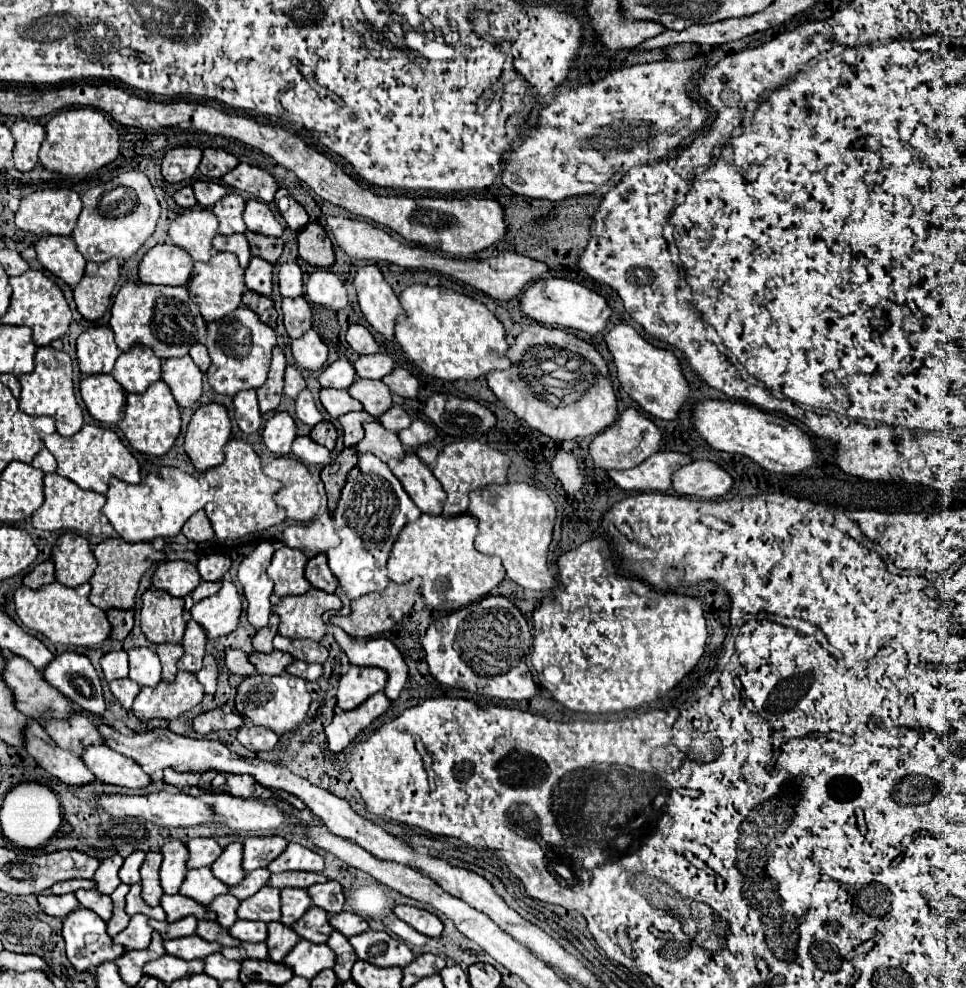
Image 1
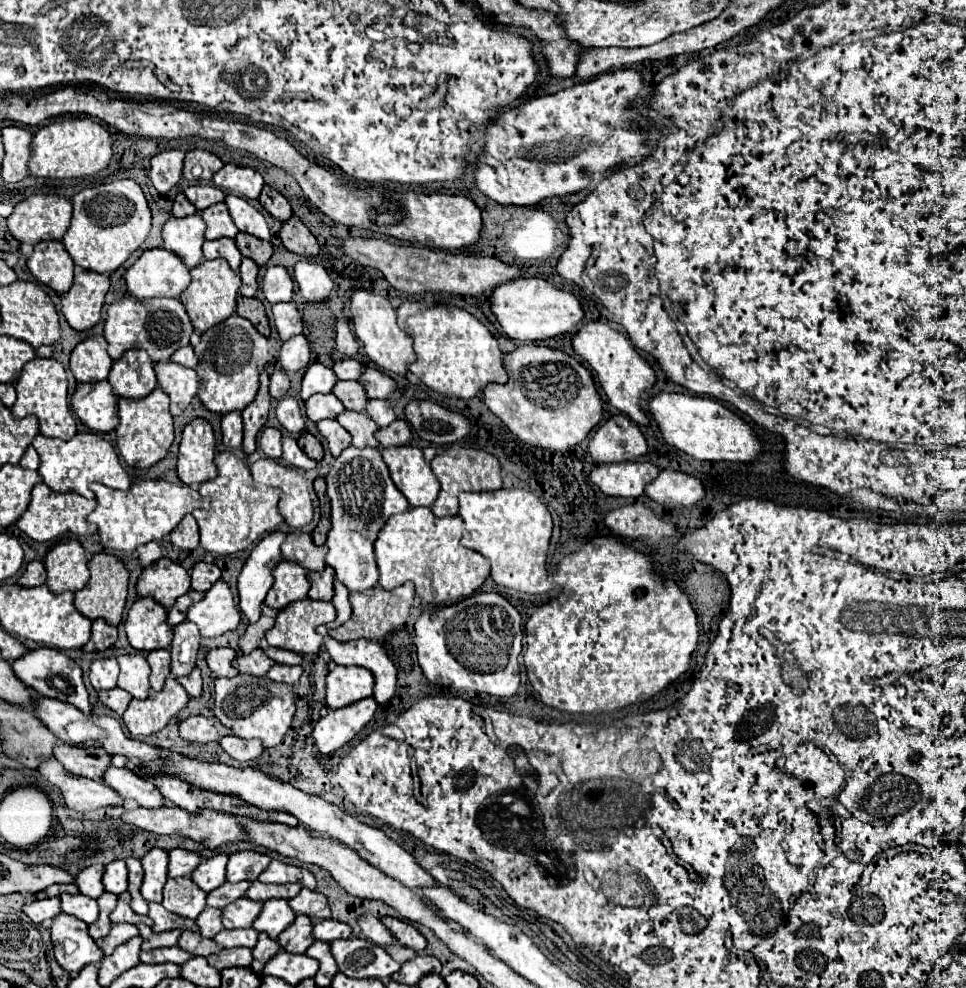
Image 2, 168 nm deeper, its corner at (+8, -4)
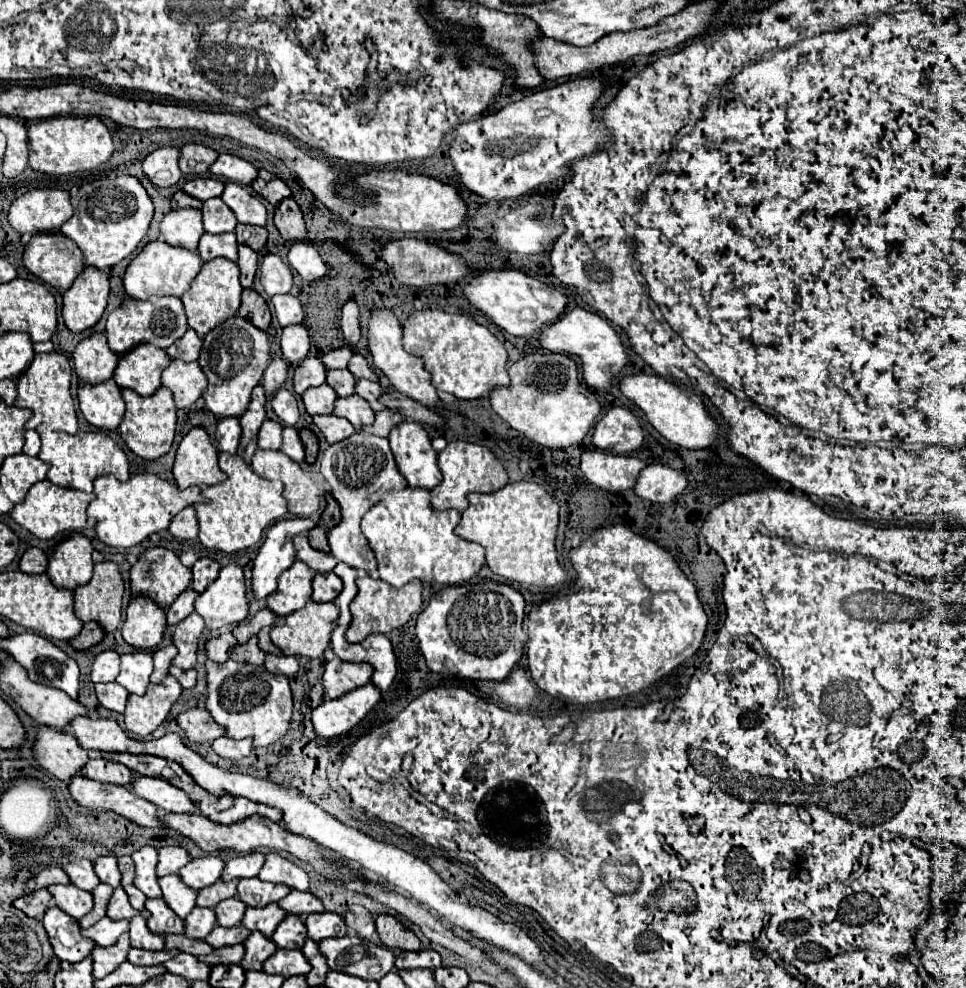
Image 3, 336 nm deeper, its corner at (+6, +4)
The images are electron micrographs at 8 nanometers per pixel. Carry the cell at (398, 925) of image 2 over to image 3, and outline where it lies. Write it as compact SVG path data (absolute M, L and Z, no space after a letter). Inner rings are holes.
M381 914L375 918L375 926L377 926L377 934L381 940L381 946L385 948L399 948L399 950L413 950L417 952L421 942L419 938L403 928L403 924L399 924L393 916L389 914Z

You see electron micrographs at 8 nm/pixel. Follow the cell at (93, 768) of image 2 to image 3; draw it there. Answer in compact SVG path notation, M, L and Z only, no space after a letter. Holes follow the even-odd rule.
M103 758L89 760L83 770L85 770L87 778L91 778L91 780L123 786L127 790L129 790L129 782L133 782L133 778L137 778L137 774L133 774L127 766L123 766L119 762L107 762Z

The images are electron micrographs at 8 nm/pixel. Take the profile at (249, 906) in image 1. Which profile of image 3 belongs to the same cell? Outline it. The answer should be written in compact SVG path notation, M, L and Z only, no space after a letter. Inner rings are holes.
M227 898L225 902L219 902L219 904L215 906L217 924L219 924L219 926L225 926L225 928L239 926L245 910L247 910L247 906L245 906L239 898Z

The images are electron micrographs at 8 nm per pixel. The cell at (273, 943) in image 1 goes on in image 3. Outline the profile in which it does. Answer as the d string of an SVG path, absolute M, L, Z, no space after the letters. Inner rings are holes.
M251 932L251 936L243 944L245 944L245 958L241 960L241 966L245 970L261 970L263 962L277 950L277 946L259 932Z

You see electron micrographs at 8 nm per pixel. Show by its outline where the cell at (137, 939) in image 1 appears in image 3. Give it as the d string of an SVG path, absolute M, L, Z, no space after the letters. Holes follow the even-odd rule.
M101 918L101 922L97 922L97 926L91 926L87 930L83 930L81 934L85 938L91 938L97 946L113 946L117 942L117 938L129 930L129 920L111 920L111 918Z

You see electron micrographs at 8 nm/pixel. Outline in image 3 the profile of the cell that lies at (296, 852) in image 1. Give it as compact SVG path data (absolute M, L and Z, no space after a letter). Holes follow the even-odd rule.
M275 852L267 854L265 866L261 868L257 878L263 880L263 882L285 884L285 886L289 886L293 890L299 890L299 892L309 890L309 876L299 866L295 866L293 862L285 860L283 856L279 856Z

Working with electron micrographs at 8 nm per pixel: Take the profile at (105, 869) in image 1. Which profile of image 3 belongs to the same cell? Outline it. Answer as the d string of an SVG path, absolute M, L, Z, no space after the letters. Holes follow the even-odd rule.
M73 860L73 862L65 864L63 870L71 878L71 884L79 886L81 890L91 892L99 884L99 878L97 878L97 874L93 870L93 862L89 862L89 860Z

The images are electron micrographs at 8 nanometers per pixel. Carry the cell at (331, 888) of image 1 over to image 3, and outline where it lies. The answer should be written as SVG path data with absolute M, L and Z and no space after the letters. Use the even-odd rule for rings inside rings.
M291 890L289 896L285 896L279 906L287 912L287 914L295 914L295 916L309 916L309 914L317 914L323 912L325 908L321 906L319 898L315 898L311 892L297 892Z

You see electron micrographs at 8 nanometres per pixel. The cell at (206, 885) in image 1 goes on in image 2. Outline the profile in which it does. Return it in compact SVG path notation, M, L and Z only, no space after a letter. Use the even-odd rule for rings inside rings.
M187 876L169 878L163 888L161 904L173 914L195 920L199 912L207 906L207 894L199 890L199 886L195 886L195 882Z

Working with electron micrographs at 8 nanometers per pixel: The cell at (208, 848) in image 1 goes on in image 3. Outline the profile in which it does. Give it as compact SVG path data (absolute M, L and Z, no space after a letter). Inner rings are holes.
M165 846L159 850L159 862L157 862L157 870L155 874L167 876L167 874L177 874L187 862L189 862L189 854L187 850L181 850L181 846Z

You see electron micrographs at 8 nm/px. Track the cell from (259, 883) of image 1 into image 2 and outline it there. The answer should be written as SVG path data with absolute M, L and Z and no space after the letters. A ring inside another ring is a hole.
M225 882L225 884L221 884L219 888L215 888L213 892L209 892L207 894L207 904L209 906L215 906L215 908L225 908L227 904L231 904L231 902L235 902L237 898L241 898L241 896L245 896L245 892L247 892L247 888L251 886L251 882Z

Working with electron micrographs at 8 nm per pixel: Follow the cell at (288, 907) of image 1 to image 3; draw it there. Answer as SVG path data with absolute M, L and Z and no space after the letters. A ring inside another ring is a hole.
M269 904L265 908L247 908L245 916L241 920L241 924L247 930L259 930L263 936L271 938L271 934L275 932L275 926L285 918L285 910L281 910L277 904Z

